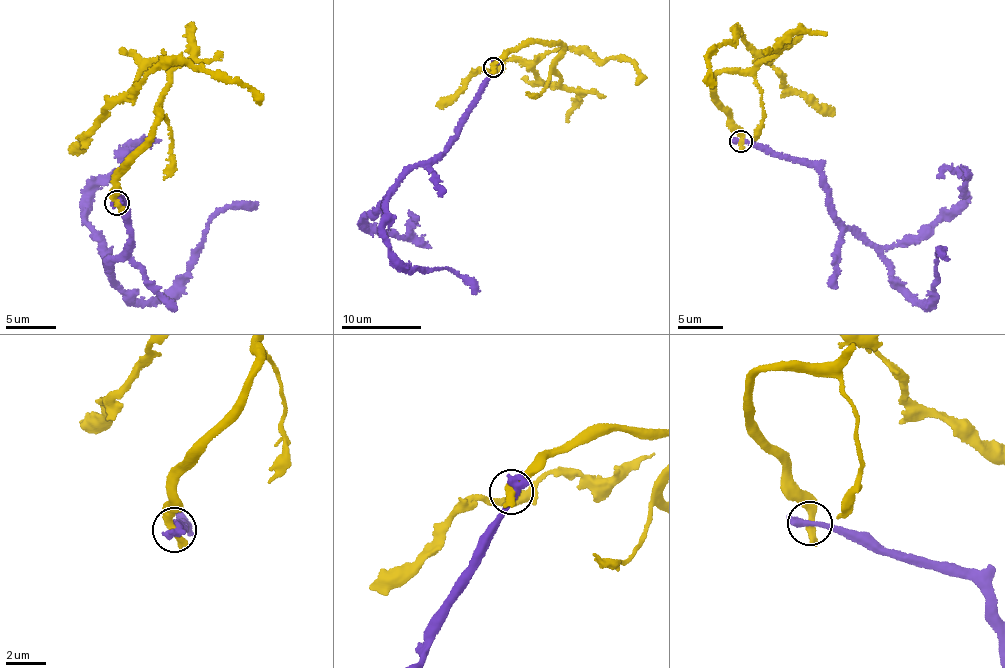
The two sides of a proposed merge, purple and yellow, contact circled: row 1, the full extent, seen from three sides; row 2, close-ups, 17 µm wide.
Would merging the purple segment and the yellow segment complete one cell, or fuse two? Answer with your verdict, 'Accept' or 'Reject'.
Reject

